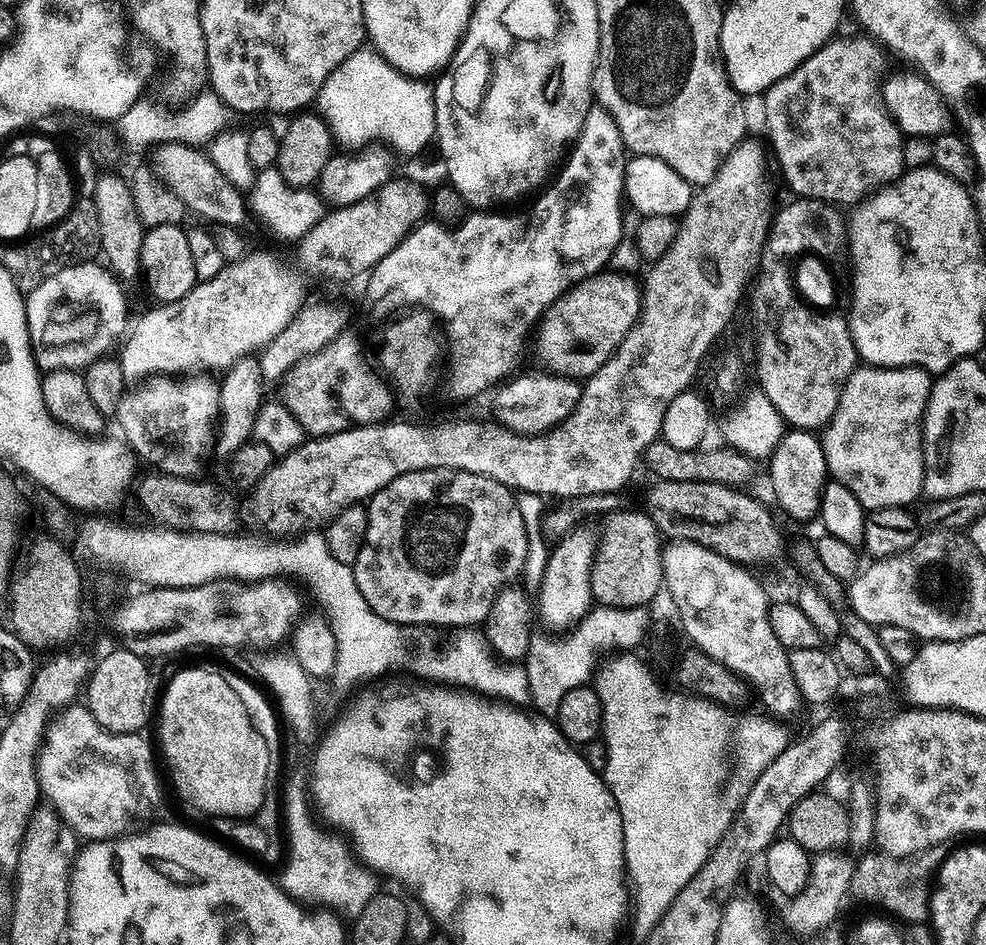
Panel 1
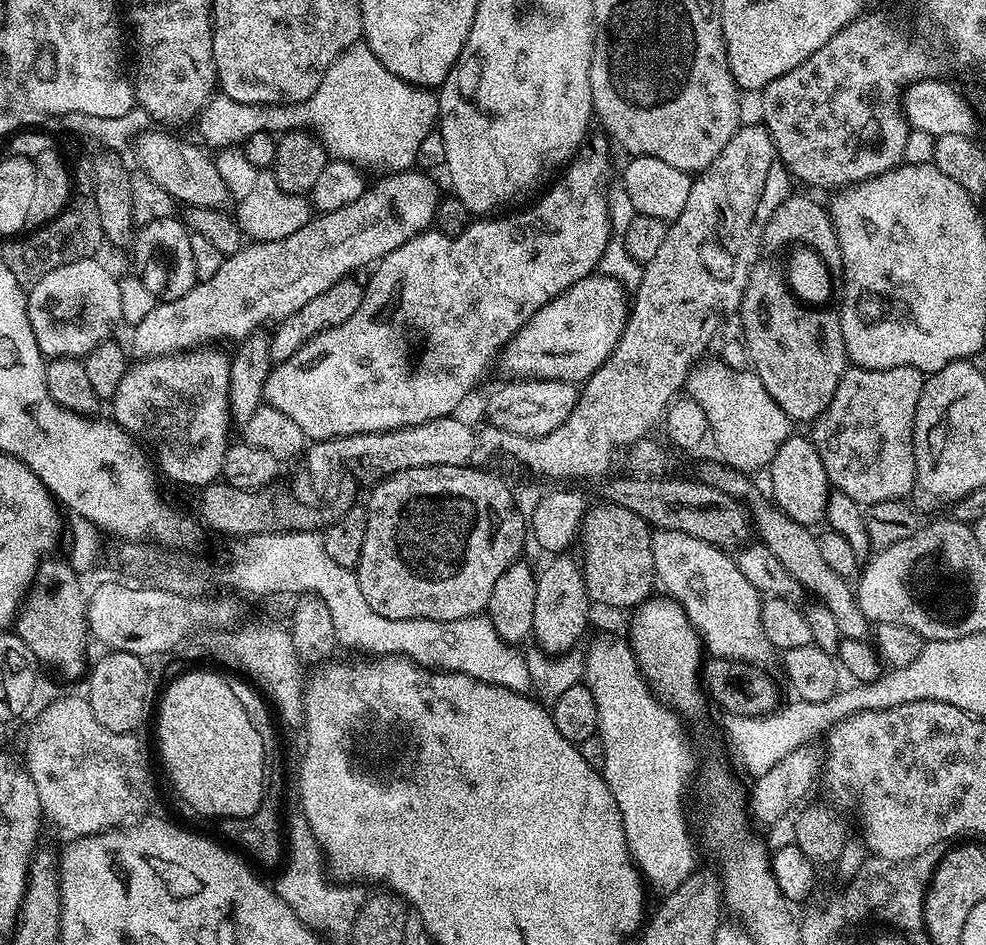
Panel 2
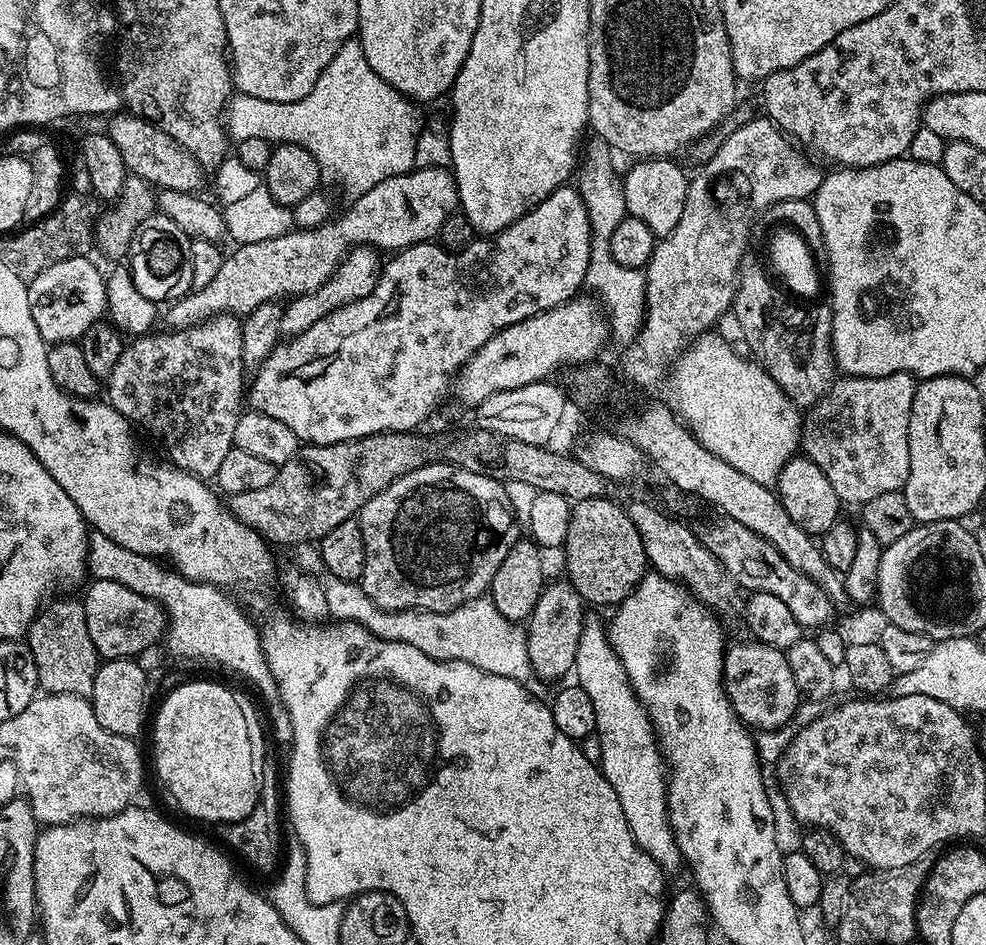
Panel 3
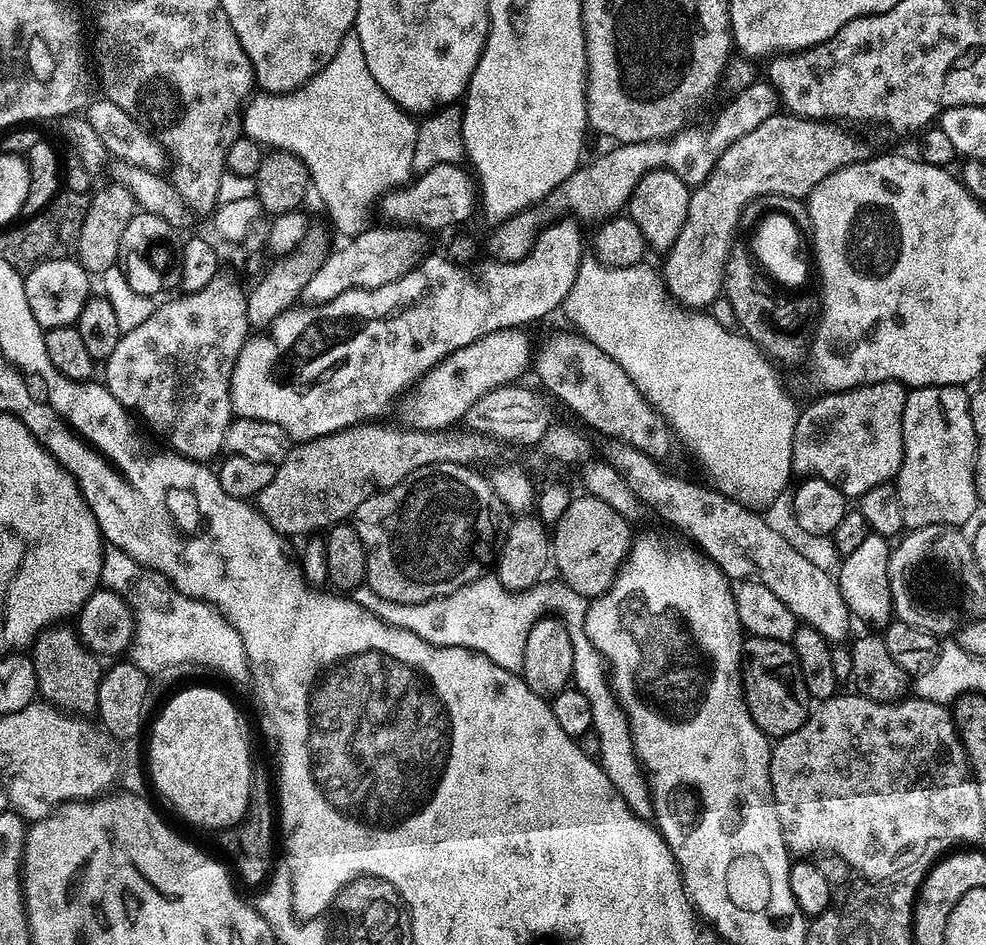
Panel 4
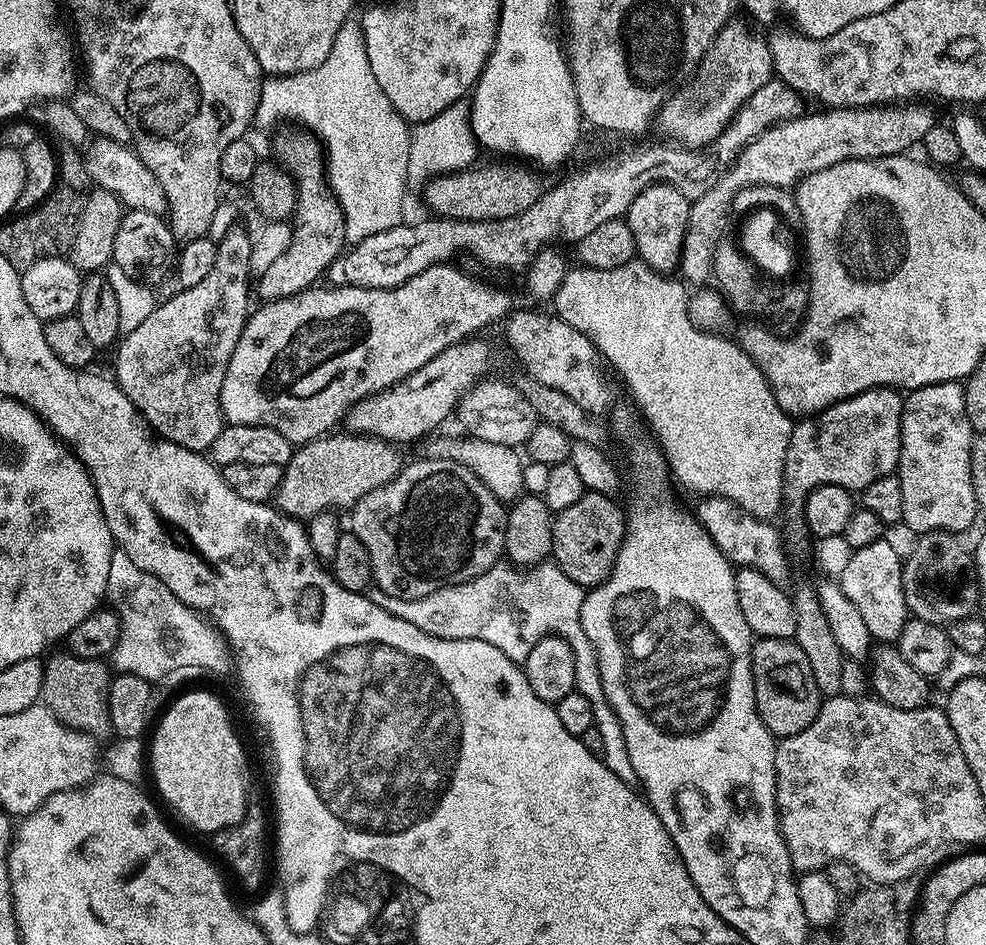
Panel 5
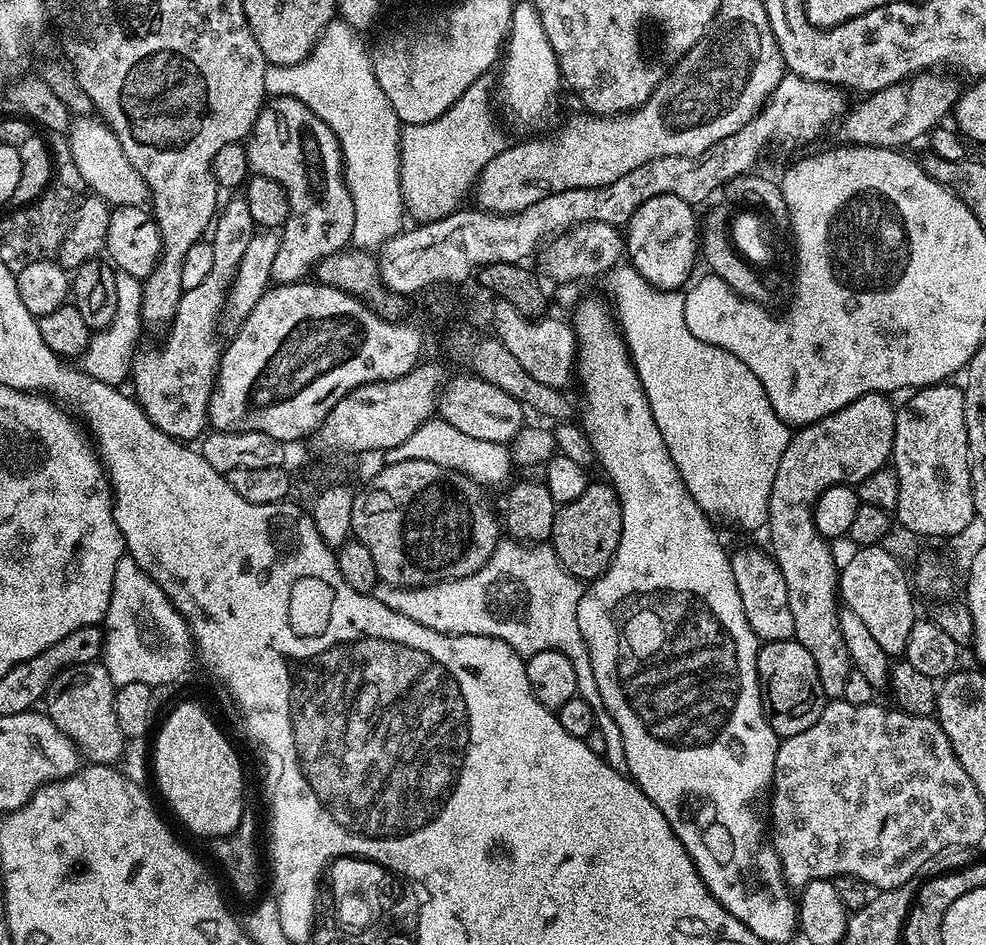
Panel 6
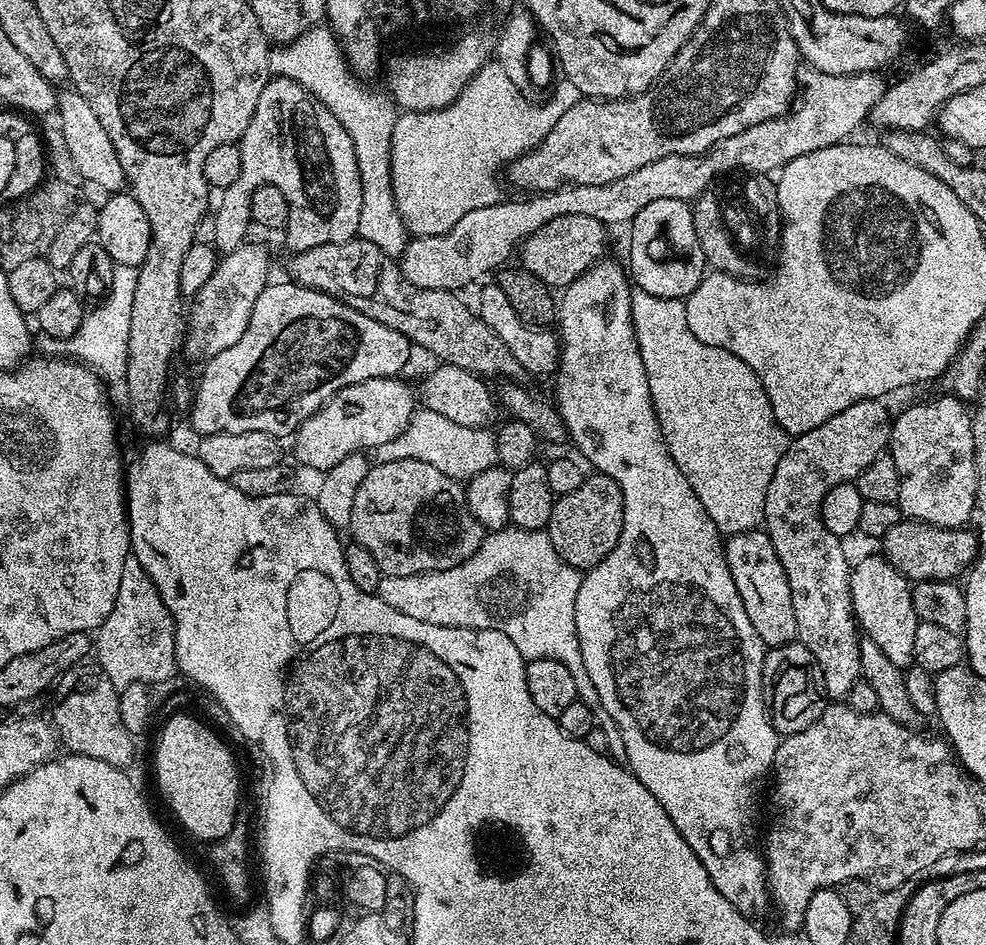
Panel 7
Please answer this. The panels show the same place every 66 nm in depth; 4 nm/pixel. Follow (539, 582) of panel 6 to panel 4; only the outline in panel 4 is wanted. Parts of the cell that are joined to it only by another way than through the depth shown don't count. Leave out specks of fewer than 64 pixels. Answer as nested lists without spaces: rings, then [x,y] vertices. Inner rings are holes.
[[[485,574],[442,598],[434,598],[421,604],[390,602],[374,594],[374,590],[367,586],[357,588],[354,599],[390,626],[410,630],[410,634],[418,634],[418,638],[439,648],[469,648],[471,652],[481,652],[486,658],[490,658],[490,662],[514,673],[519,673],[524,667],[526,638],[530,638],[532,627],[539,622],[541,616],[555,614],[564,621],[572,635],[572,642],[576,645],[574,684],[582,690],[582,694],[586,694],[586,698],[590,698],[592,731],[598,734],[598,740],[602,742],[598,763],[610,782],[614,782],[622,798],[626,798],[634,815],[645,818],[653,815],[648,777],[640,767],[624,707],[613,691],[603,656],[594,642],[590,642],[584,629],[589,601],[578,595],[570,585],[553,578],[549,584],[541,582],[524,592],[511,592],[502,586],[502,582],[494,574]]]

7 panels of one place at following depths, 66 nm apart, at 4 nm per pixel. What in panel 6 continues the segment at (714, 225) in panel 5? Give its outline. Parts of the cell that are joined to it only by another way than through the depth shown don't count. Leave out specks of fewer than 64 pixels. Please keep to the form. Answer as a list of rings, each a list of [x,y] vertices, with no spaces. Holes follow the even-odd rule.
[[[940,70],[919,72],[902,84],[888,86],[881,92],[873,92],[861,104],[856,104],[845,111],[839,121],[841,141],[861,148],[903,149],[903,144],[912,144],[915,140],[923,141],[932,129],[943,125],[955,109],[960,98],[962,84],[951,75]]]

